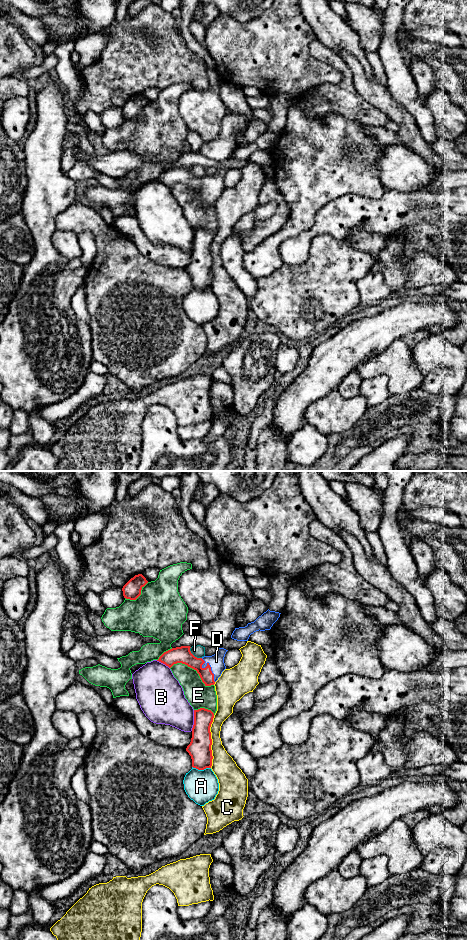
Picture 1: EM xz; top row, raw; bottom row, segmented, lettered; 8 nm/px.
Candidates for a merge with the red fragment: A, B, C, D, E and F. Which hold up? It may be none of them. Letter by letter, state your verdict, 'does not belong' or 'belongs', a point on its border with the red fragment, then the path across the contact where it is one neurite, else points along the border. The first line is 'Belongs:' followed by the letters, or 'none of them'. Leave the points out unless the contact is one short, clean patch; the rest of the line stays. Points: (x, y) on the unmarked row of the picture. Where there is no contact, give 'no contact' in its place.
Belongs: D
A: does not belong; meets red in xz at (201, 289)
B: does not belong; meets red in xz at (194, 240)
C: does not belong; meets red in xz at (211, 261)
D: belongs; meets red in xz at (210, 189); runs through xz (183, 175), (191, 181), (210, 189), (216, 181)
E: does not belong; meets red in xz at (194, 189)
F: does not belong; meets red in xz at (193, 175)

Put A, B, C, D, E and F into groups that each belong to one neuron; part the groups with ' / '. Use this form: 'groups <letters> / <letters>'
groups A / B / C / D / E / F

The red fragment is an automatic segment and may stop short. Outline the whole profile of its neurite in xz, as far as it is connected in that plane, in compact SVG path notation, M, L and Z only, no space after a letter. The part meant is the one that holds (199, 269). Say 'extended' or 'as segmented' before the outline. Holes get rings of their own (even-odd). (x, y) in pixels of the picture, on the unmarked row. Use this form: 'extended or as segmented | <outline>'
as segmented | M205 228L194 230L192 258L186 271L191 276L192 287L198 290L204 290L212 286L213 276L210 247L213 238L214 233L211 230Z

